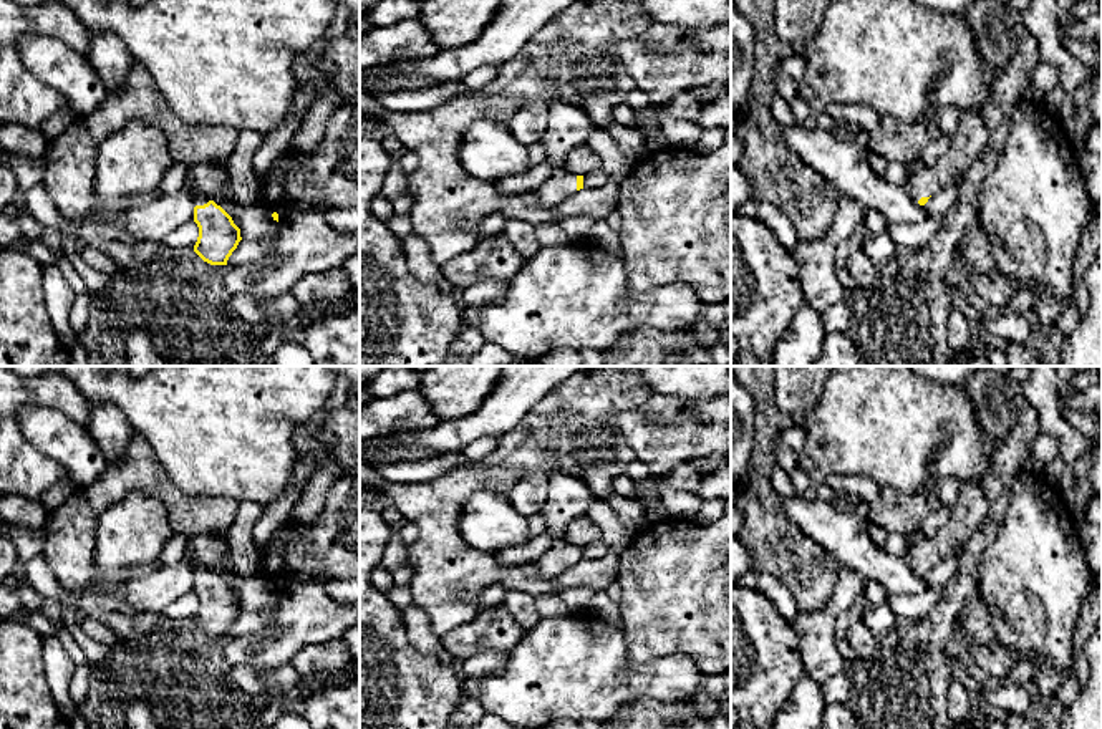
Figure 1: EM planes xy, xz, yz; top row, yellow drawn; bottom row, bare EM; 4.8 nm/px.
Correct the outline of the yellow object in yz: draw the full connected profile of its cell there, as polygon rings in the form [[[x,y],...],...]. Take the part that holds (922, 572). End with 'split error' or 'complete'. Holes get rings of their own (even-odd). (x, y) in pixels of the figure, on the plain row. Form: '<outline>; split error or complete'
[[[963,484],[951,505],[948,522],[933,535],[911,547],[906,563],[925,577],[928,570],[955,550],[963,547],[974,530],[981,527],[989,510],[981,484]]]; split error

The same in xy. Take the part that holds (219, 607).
[[[191,555],[186,557],[186,562],[196,572],[194,593],[199,598],[199,608],[194,623],[210,636],[227,636],[229,628],[242,611],[240,600],[220,577]]]; split error

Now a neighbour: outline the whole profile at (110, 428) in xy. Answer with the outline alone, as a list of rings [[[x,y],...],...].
[[[89,404],[86,429],[103,451],[108,466],[116,466],[123,461],[124,449],[128,447],[134,429],[116,404]]]

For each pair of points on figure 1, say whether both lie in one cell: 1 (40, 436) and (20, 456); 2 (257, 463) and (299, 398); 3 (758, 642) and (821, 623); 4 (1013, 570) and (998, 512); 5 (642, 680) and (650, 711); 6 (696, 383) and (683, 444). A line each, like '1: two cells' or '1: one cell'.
1: two cells
2: one cell
3: two cells
4: two cells
5: two cells
6: two cells

